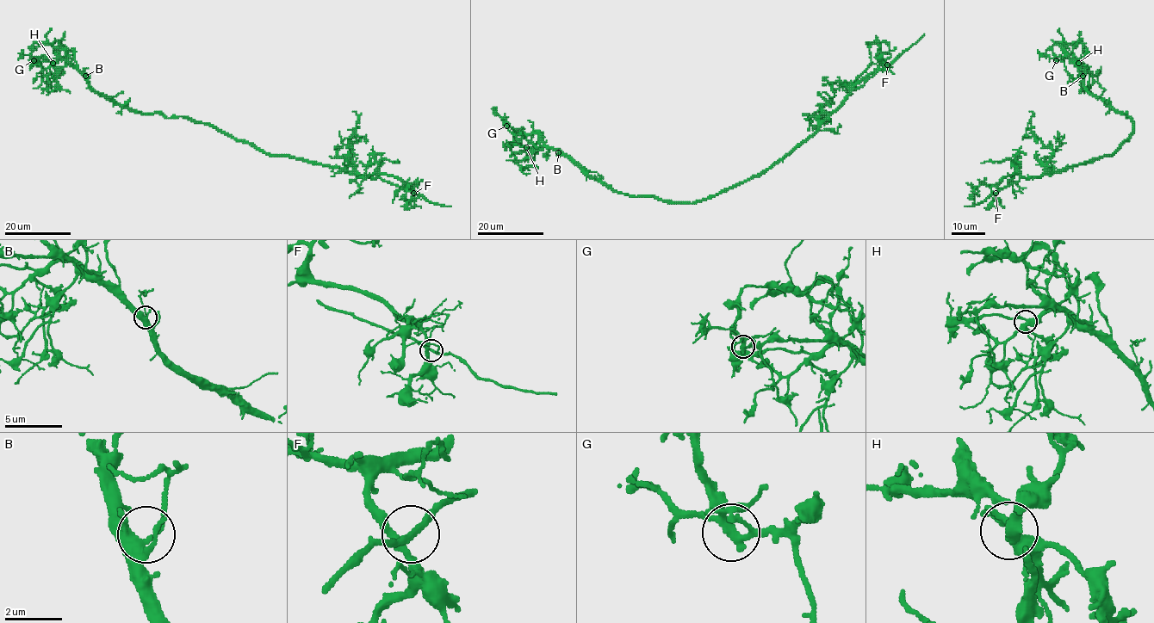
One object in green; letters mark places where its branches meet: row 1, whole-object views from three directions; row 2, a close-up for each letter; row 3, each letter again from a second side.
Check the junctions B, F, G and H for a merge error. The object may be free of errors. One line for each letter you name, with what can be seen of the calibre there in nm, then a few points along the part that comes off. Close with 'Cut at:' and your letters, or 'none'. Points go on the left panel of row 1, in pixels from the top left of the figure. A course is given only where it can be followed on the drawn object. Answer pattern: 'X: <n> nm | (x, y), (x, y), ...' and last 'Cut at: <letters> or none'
G: 280 nm | (34, 60), (31, 55), (34, 43), (58, 41), (63, 46)
Cut at: G

